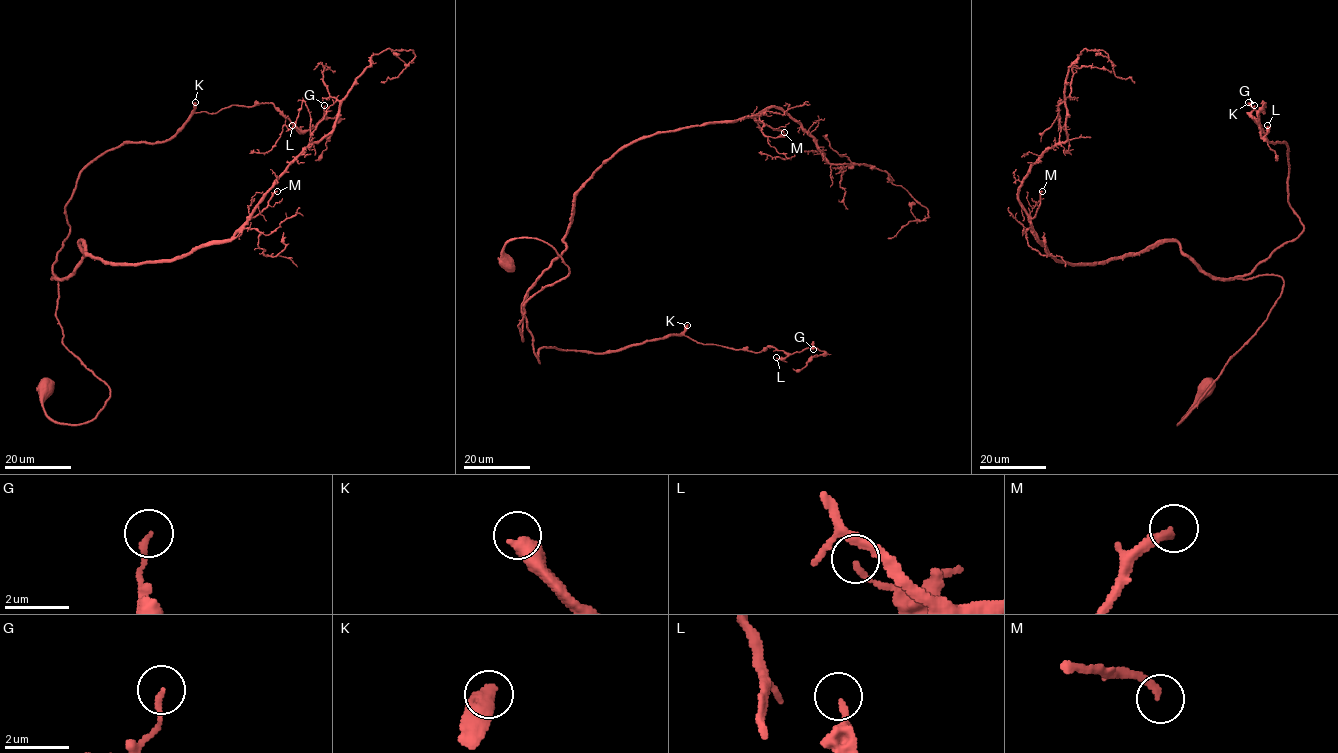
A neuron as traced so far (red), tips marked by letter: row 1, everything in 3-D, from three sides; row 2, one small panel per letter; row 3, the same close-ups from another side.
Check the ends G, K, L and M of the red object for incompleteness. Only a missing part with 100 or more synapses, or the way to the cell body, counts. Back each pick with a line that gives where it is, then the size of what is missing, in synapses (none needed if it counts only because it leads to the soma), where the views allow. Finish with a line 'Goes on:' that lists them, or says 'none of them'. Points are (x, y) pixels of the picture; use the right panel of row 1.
K: Place: (1248, 102). Roughly 500 synapses
Goes on: K

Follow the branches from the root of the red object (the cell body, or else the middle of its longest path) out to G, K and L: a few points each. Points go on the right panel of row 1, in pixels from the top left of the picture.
G: (1206, 388), (1176, 424), (1284, 283), (1240, 277), (1304, 228), (1286, 144), (1254, 105)
K: (1206, 388), (1176, 424), (1284, 283), (1240, 277), (1304, 228), (1286, 144), (1267, 140), (1248, 102)
L: (1206, 388), (1176, 424), (1284, 283), (1240, 277), (1304, 228), (1286, 144), (1260, 127), (1264, 103), (1267, 125)

